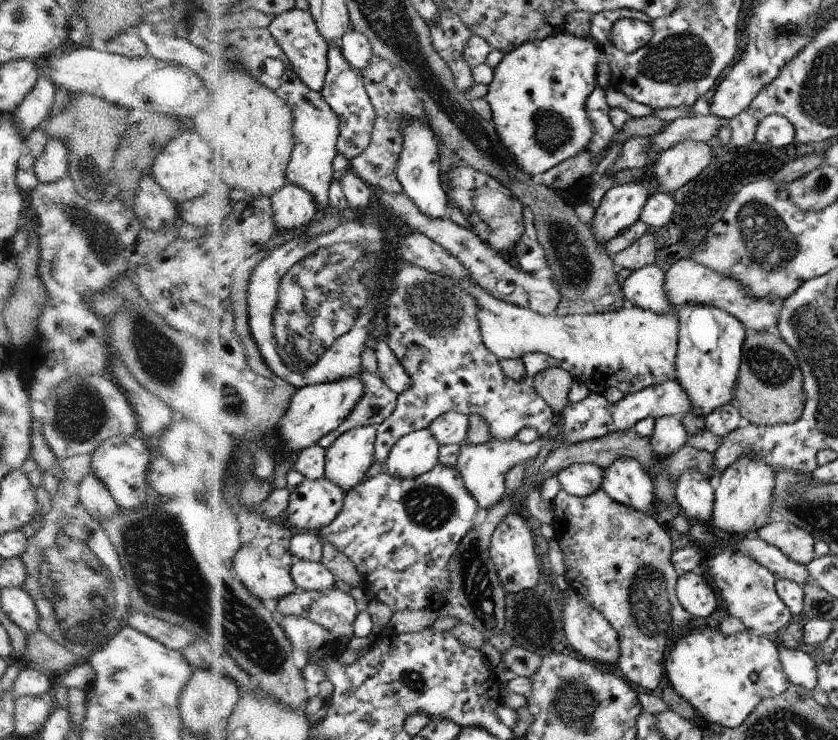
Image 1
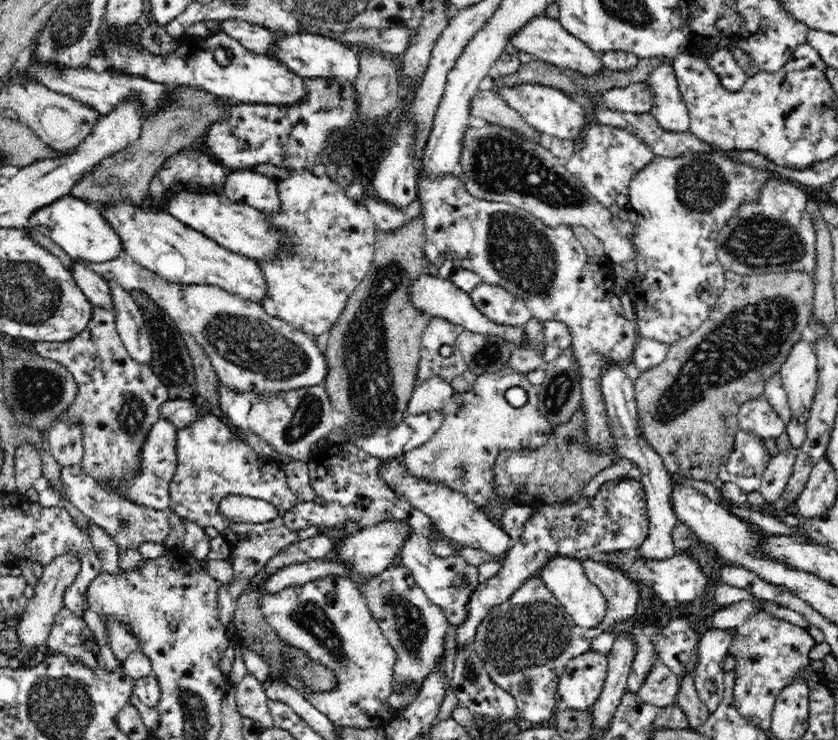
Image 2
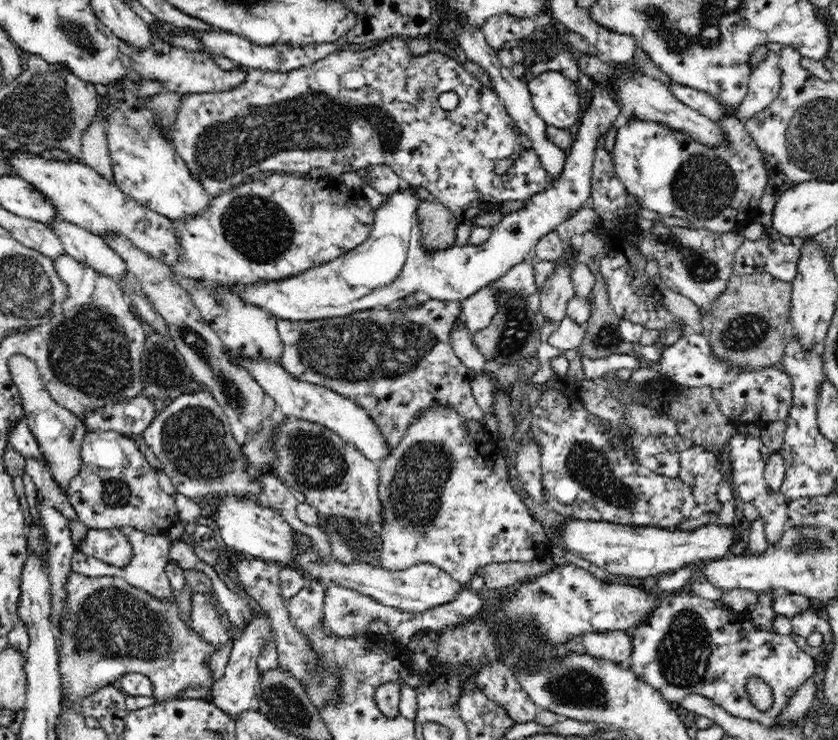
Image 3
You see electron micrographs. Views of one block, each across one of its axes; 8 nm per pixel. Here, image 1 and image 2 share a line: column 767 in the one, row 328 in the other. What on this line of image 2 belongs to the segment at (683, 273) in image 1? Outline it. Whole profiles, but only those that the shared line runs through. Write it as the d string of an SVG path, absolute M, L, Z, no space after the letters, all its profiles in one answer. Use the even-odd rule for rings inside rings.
M289 169L288 178L280 179L277 183L280 212L266 212L266 219L285 232L286 245L282 248L284 256L258 260L268 283L268 294L260 304L270 316L285 320L311 336L318 336L336 324L347 298L370 270L378 228L367 208L362 203L349 200L338 181L327 175L316 176L311 169Z

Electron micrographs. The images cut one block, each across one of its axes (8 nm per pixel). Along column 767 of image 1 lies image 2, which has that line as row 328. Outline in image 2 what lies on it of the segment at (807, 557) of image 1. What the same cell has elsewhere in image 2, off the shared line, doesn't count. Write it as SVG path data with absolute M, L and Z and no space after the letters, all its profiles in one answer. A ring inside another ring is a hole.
M532 317L532 320L528 320L522 327L526 332L526 341L521 347L512 349L512 355L507 366L518 373L522 373L522 375L526 375L544 367L546 361L543 359L543 353L546 344L541 320Z

